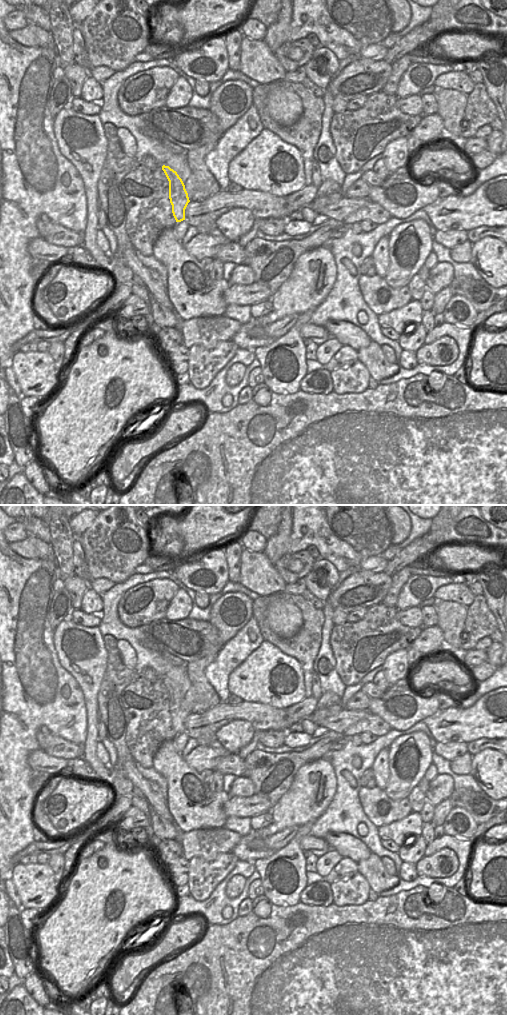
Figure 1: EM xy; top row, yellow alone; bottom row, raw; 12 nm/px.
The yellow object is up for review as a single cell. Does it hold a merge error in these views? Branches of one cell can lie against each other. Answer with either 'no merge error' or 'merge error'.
no merge error

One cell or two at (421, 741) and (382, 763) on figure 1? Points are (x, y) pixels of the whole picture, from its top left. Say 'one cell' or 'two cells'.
two cells

